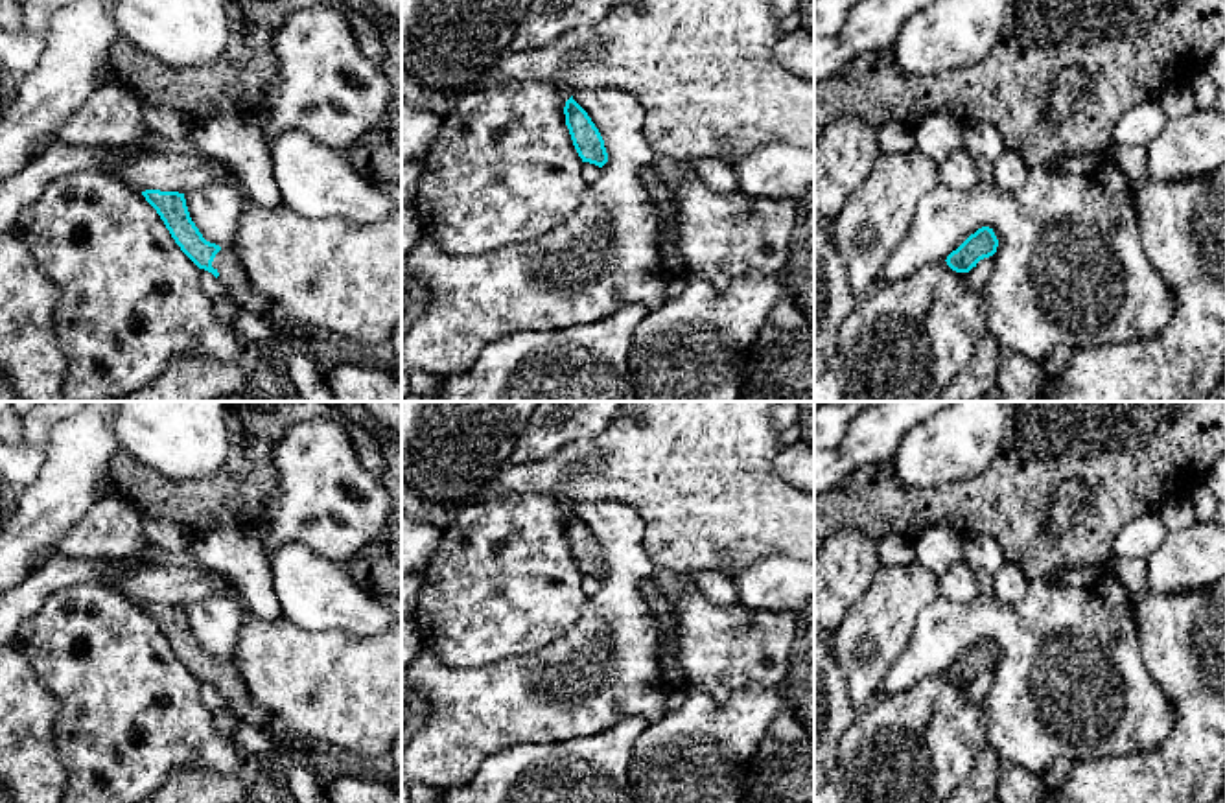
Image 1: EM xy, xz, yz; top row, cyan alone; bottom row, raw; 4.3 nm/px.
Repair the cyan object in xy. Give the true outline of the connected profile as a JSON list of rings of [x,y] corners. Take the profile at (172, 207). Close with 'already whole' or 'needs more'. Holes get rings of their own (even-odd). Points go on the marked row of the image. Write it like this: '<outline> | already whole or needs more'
[[[146,190],[142,195],[157,210],[181,250],[199,269],[212,273],[225,285],[232,302],[262,315],[271,324],[282,324],[269,302],[252,289],[234,245],[221,249],[203,238],[190,217],[184,193]]] | needs more

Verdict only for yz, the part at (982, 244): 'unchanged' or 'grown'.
unchanged

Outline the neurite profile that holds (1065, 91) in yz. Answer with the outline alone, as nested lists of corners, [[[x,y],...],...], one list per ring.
[[[1076,66],[1061,70],[1050,85],[1046,120],[1059,125],[1078,105],[1087,87],[1087,74]]]

